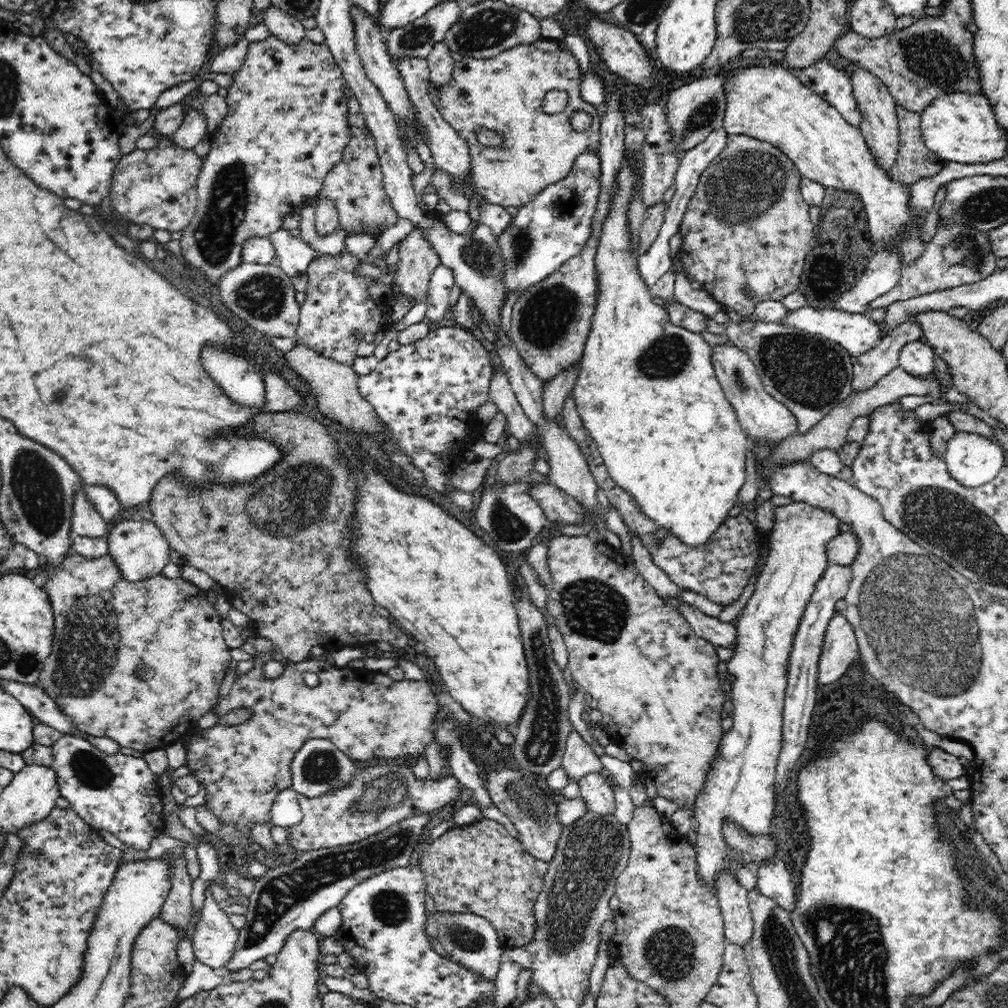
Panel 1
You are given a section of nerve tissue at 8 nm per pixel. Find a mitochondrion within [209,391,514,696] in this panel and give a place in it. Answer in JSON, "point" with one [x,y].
{"point":[296,498]}

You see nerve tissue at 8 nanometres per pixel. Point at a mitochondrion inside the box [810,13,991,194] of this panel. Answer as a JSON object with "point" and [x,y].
{"point":[935,57]}

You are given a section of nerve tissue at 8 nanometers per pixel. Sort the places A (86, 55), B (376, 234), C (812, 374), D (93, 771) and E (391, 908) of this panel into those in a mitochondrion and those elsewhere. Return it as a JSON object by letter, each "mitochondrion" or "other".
{"A":"other","B":"other","C":"mitochondrion","D":"mitochondrion","E":"mitochondrion"}

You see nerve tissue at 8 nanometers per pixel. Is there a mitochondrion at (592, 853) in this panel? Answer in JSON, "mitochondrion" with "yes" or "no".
{"mitochondrion":"yes"}

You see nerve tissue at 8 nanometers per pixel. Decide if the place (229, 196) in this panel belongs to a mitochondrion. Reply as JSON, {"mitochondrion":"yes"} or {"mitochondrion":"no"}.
{"mitochondrion":"yes"}

